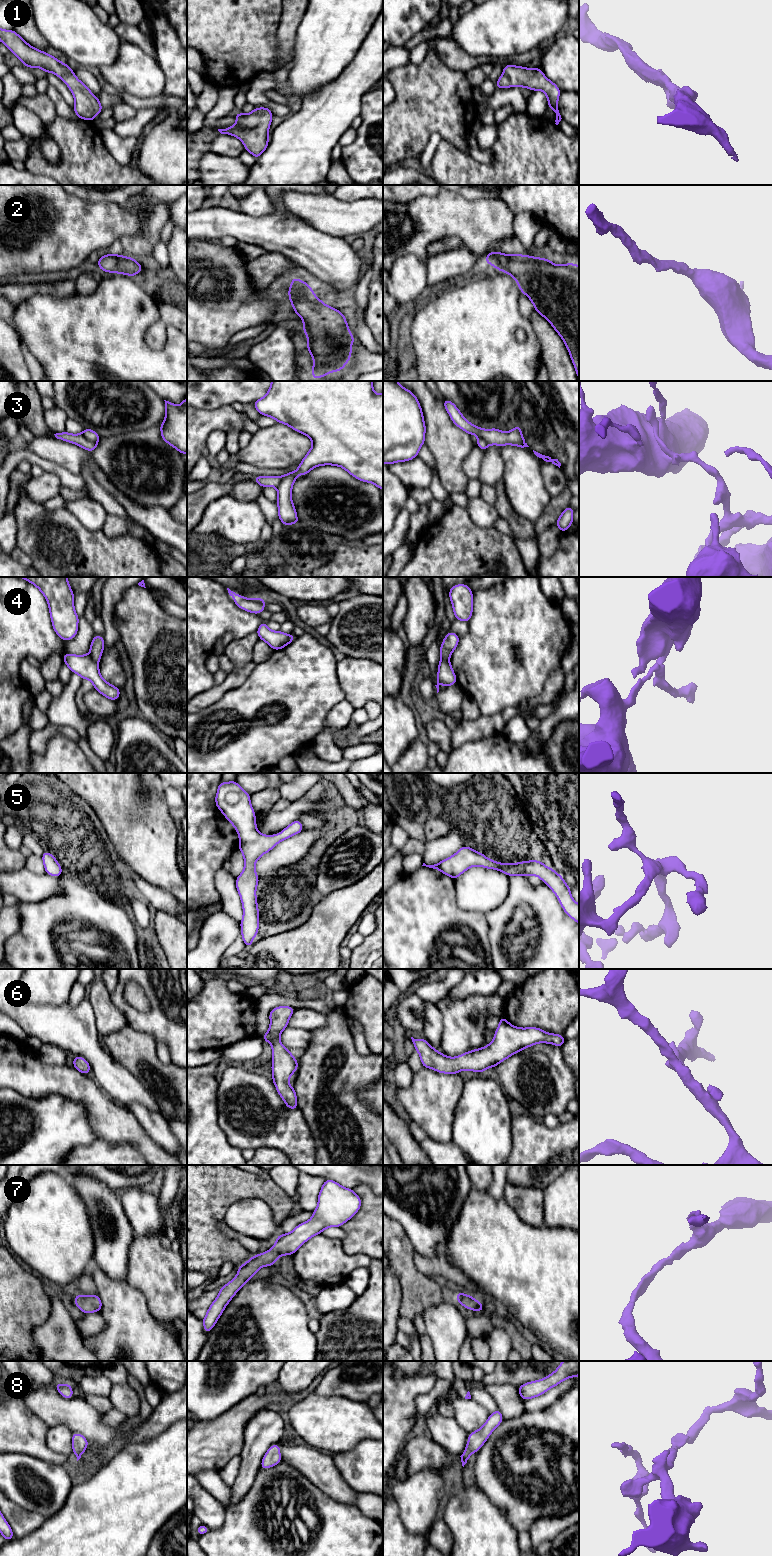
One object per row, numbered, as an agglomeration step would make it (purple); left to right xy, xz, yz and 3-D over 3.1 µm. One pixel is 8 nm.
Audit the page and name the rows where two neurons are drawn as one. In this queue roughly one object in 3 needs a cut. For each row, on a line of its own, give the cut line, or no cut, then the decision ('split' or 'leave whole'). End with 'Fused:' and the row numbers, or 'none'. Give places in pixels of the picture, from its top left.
1: cut none; leave whole
2: cut none; leave whole
3: cut xy (81, 434), (87, 439), (97, 442); split
4: cut xy (89, 654), (97, 663); split
5: cut none; leave whole
6: cut none; leave whole
7: cut none; leave whole
8: cut none; leave whole
Fused: 3, 4

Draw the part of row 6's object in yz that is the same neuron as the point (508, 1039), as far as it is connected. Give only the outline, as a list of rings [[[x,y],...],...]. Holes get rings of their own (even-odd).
[[[504,1016],[500,1018],[494,1039],[490,1044],[463,1053],[458,1057],[447,1057],[438,1052],[425,1038],[414,1039],[411,1037],[411,1039],[415,1050],[420,1055],[422,1067],[445,1074],[456,1074],[462,1070],[481,1073],[537,1043],[548,1043],[562,1048],[566,1041],[562,1034],[548,1033],[538,1027],[513,1026]]]

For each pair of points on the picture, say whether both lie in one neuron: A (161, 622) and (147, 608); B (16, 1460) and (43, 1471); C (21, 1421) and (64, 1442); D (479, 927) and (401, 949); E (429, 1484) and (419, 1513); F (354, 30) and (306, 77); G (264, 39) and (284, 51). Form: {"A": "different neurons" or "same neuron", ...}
{"A": "same neuron", "B": "same neuron", "C": "different neurons", "D": "same neuron", "E": "same neuron", "F": "same neuron", "G": "different neurons"}

